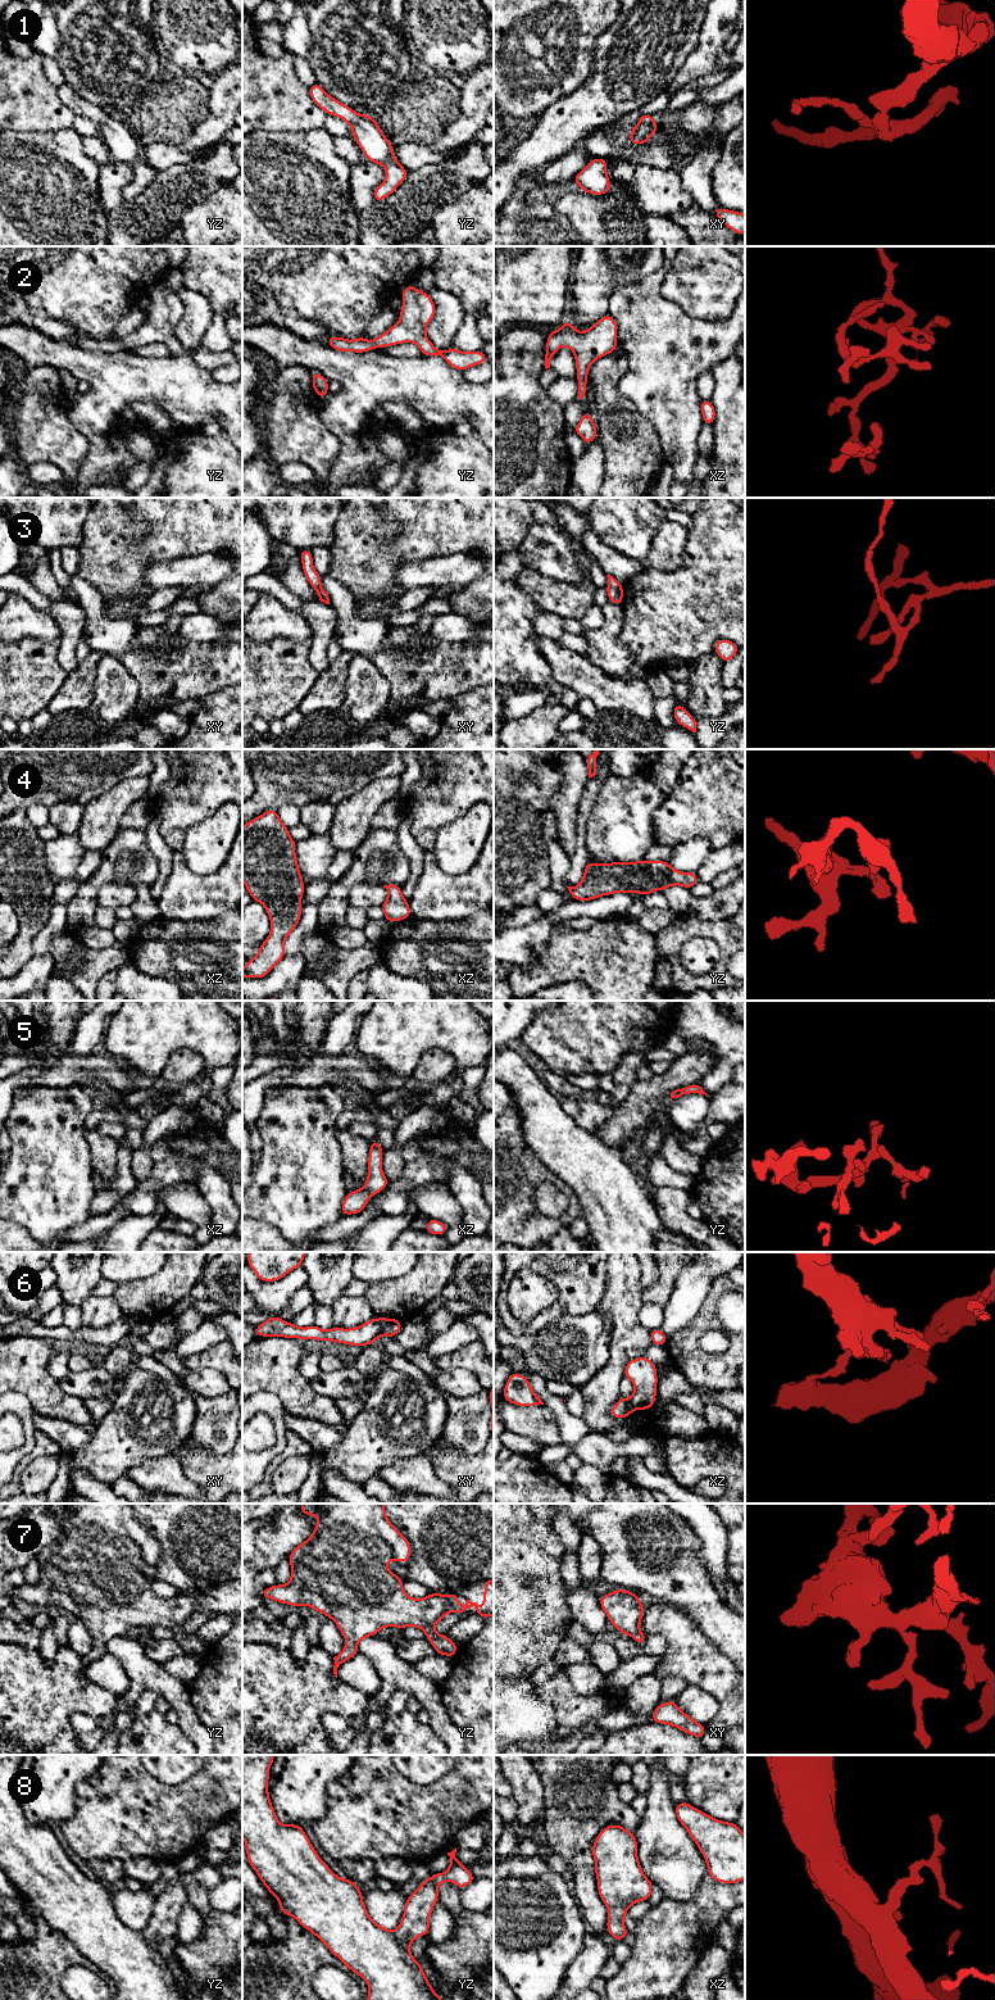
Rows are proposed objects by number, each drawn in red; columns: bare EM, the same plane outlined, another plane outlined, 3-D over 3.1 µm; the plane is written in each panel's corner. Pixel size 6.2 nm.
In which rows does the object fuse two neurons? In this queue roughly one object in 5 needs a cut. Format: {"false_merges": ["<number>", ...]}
{"false_merges": ["6"]}

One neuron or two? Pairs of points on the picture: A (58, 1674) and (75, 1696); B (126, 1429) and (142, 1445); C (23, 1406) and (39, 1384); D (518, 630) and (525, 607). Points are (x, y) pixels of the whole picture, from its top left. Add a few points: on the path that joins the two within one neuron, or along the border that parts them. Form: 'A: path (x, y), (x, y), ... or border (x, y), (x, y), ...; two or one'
A: path (60, 1679), (69, 1691); one
B: path (130, 1433), (139, 1441); one
C: border (13, 1391), (21, 1392), (33, 1411); two
D: path (518, 625), (519, 612); one

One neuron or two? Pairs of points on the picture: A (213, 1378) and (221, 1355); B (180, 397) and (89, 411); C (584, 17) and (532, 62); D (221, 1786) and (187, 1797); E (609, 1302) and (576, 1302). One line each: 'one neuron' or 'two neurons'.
A: two neurons
B: one neuron
C: one neuron
D: one neuron
E: two neurons

